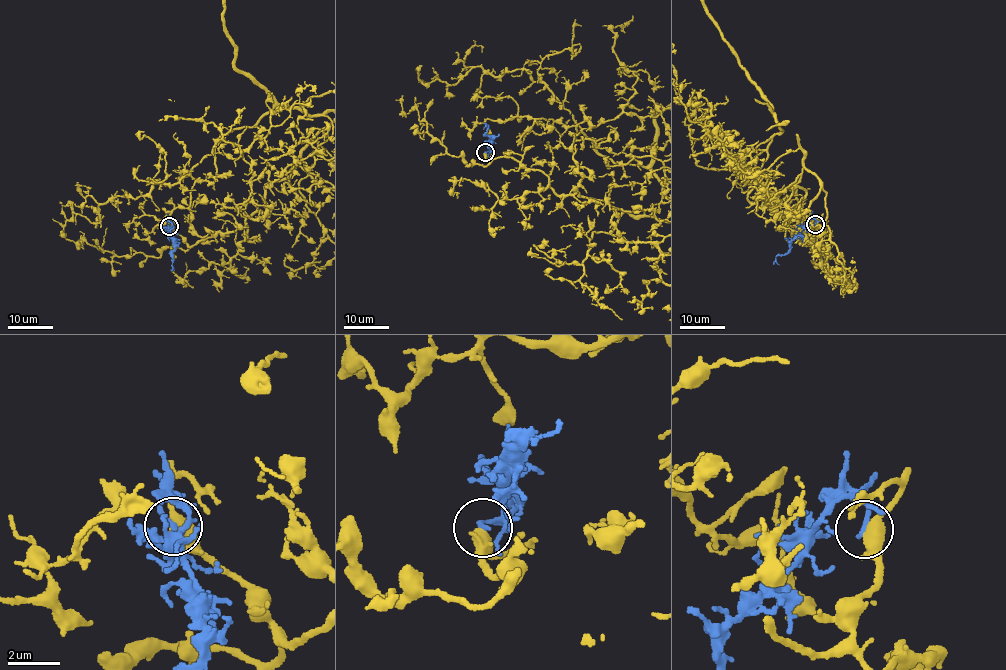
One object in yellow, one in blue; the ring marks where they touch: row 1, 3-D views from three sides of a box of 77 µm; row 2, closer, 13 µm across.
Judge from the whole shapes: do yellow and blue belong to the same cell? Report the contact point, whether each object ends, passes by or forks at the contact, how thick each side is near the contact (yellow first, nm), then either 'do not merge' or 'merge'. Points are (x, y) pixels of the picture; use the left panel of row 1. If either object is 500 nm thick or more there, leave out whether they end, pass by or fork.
(169, 226) | yellow forks | blue ends | 400/200 nm | do not merge

